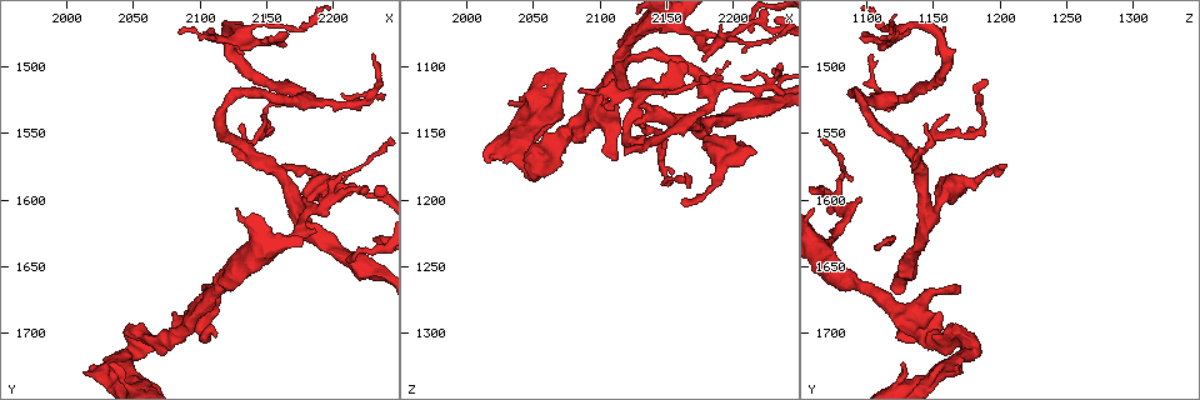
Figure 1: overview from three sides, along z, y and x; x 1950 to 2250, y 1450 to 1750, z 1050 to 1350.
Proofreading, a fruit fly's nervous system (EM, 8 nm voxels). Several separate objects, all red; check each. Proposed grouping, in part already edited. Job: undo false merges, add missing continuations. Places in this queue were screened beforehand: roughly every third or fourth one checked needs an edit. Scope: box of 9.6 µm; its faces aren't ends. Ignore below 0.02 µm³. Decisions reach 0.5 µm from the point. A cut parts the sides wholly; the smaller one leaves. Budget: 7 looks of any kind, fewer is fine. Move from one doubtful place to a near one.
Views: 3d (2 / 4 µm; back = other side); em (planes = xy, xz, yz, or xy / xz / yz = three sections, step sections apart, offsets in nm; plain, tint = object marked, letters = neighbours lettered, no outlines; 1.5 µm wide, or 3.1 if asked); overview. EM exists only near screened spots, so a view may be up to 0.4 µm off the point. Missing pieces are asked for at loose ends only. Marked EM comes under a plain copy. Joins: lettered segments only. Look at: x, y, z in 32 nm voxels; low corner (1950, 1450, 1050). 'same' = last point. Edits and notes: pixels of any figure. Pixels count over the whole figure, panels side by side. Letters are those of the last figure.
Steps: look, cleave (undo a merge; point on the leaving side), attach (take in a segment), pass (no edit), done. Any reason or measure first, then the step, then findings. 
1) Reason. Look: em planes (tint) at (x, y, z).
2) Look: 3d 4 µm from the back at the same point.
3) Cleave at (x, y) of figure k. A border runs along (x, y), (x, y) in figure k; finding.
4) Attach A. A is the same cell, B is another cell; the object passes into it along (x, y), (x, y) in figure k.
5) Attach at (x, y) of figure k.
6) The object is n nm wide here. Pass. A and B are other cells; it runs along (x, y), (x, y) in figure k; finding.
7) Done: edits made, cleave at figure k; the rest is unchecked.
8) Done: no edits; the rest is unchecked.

End of a long branch. Look: 3d 4 µm at (2164, 1510, 1190).

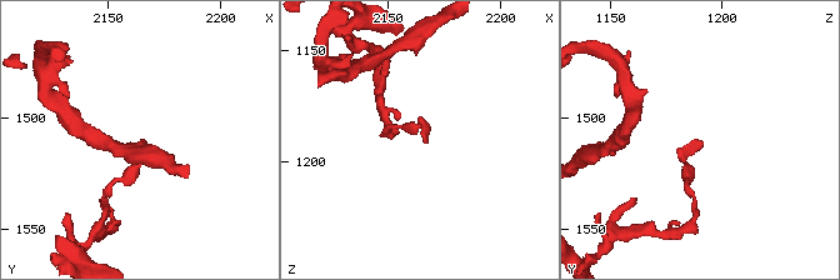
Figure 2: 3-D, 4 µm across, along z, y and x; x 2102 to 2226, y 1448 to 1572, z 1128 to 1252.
Now the EM. Look: em planes (letters) at (2166, 1510, 1189).

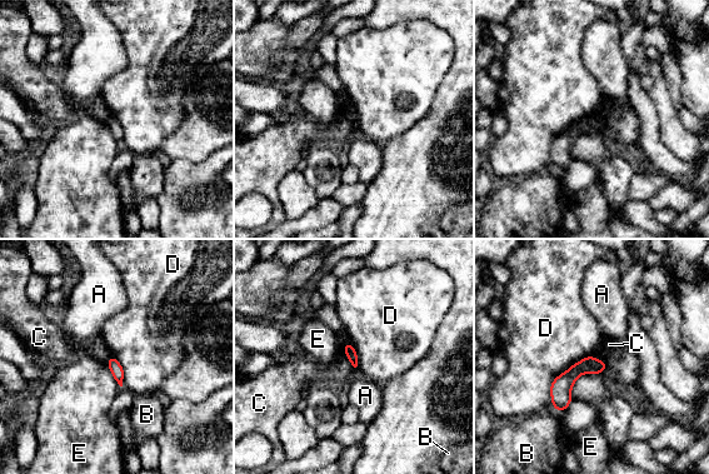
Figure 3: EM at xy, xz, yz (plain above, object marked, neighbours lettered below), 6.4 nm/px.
Pass. A, B, C, D and E are other cells; it runs along (602, 365), (579, 368), (557, 405) in figure 3; none of them fits.

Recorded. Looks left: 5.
Thin end. Look: em planes (letters) at (2130, 1544, 1144).

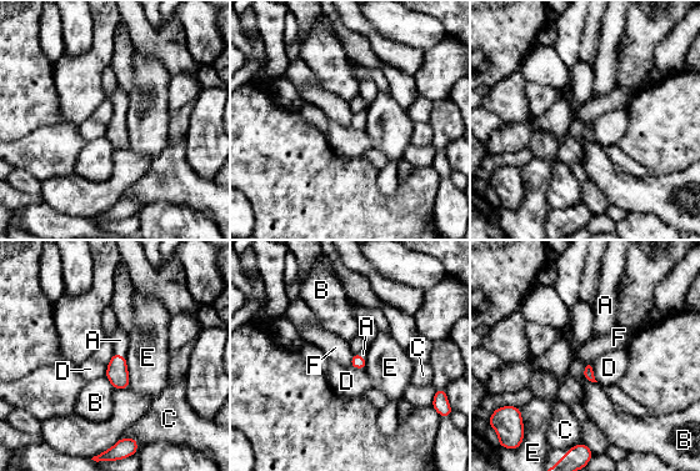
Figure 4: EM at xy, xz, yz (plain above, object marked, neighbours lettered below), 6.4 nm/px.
Attach A. A is the same cell, B, C, D, E and F are other cells; the object passes into it along (116, 372), (119, 355), (120, 340) in figure 4; the cell continues.

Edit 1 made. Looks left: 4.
Look: overview.

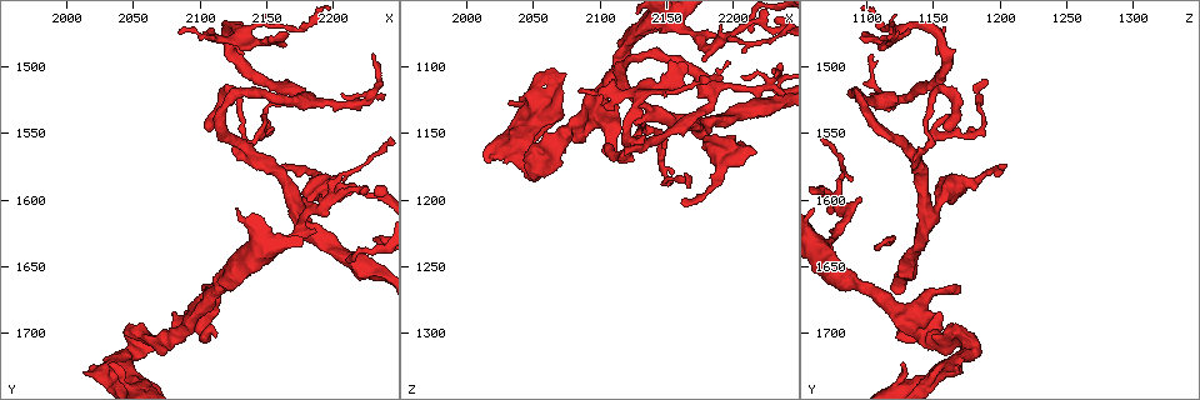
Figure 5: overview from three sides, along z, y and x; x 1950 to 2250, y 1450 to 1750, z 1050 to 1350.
Branch stops here. Look: em planes (letters) at (2014, 1728, 1168).

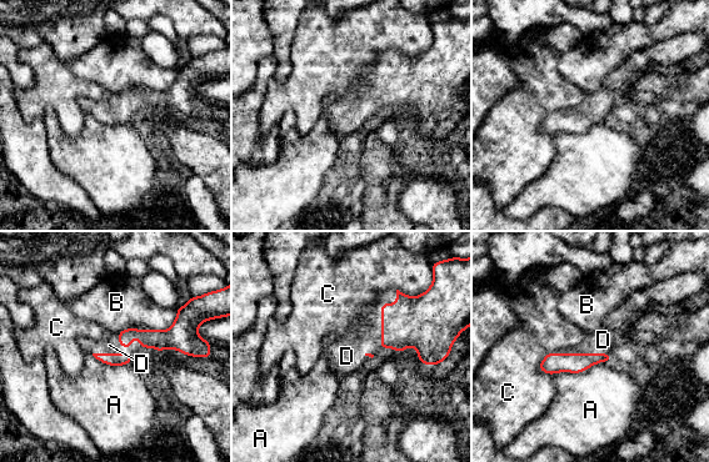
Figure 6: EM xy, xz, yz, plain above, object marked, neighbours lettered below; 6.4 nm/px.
Attach D. D is the same cell, A, B and C are other cells; the object passes into it along (419, 321), (382, 314), (364, 337) in figure 6; the cell continues.

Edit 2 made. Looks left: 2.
Done: edits made, attach at figure 4, attach at figure 6; the rest is unchecked.

